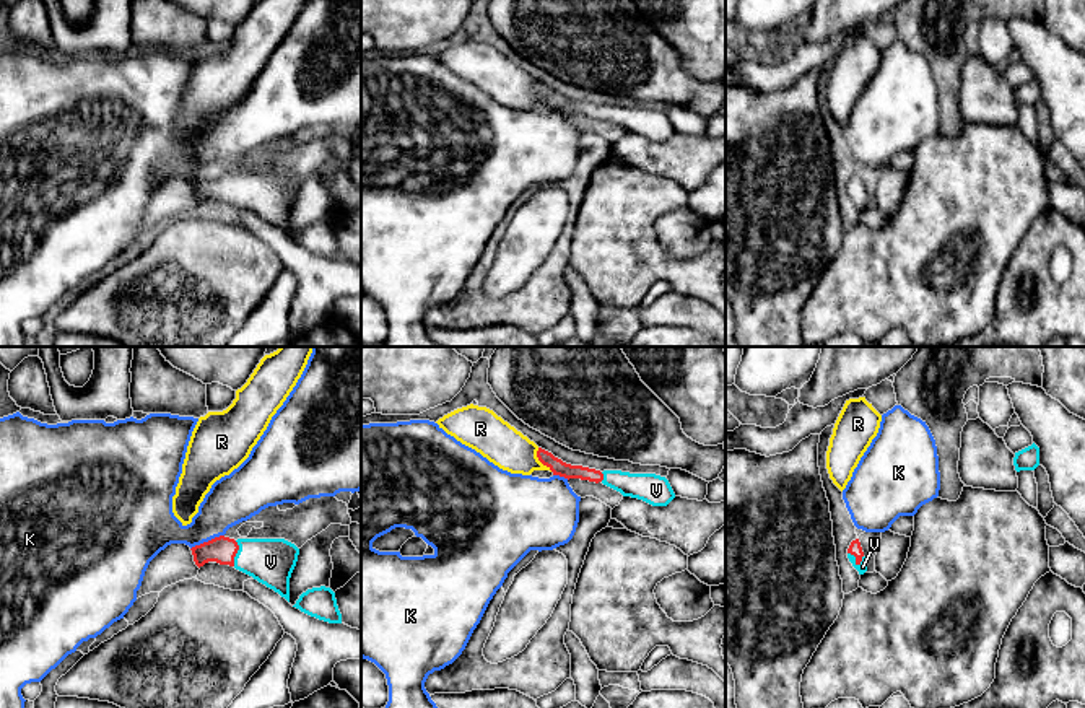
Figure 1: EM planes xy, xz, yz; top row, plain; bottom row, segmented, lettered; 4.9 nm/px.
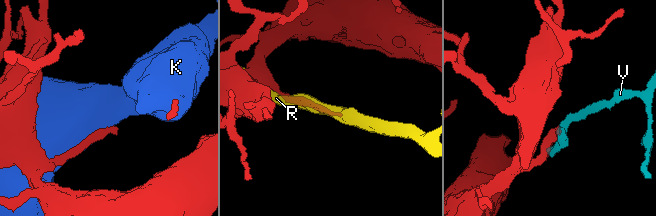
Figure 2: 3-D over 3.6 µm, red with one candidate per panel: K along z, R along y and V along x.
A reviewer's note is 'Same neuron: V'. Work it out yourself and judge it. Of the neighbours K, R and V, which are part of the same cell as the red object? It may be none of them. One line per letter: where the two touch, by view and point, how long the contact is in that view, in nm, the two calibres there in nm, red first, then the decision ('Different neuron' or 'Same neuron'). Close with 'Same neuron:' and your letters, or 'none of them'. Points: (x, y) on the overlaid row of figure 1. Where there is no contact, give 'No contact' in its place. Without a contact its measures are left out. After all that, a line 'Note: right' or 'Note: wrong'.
K: Touches red at xy (209, 541). Shared border 180 nm. Thickness 130 nm (red) against 240 nm. Different neuron
R: Touches red at xz (540, 461). Shared border 140 nm. Thickness 80 nm (red) against 200 nm. Different neuron
V: Touches red at yz (856, 559). Shared border 90 nm. Thickness 70 nm (red) against 50 nm. Same neuron
Same neuron: V
Note: right

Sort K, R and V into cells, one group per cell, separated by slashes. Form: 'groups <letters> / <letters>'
groups K / R / V

